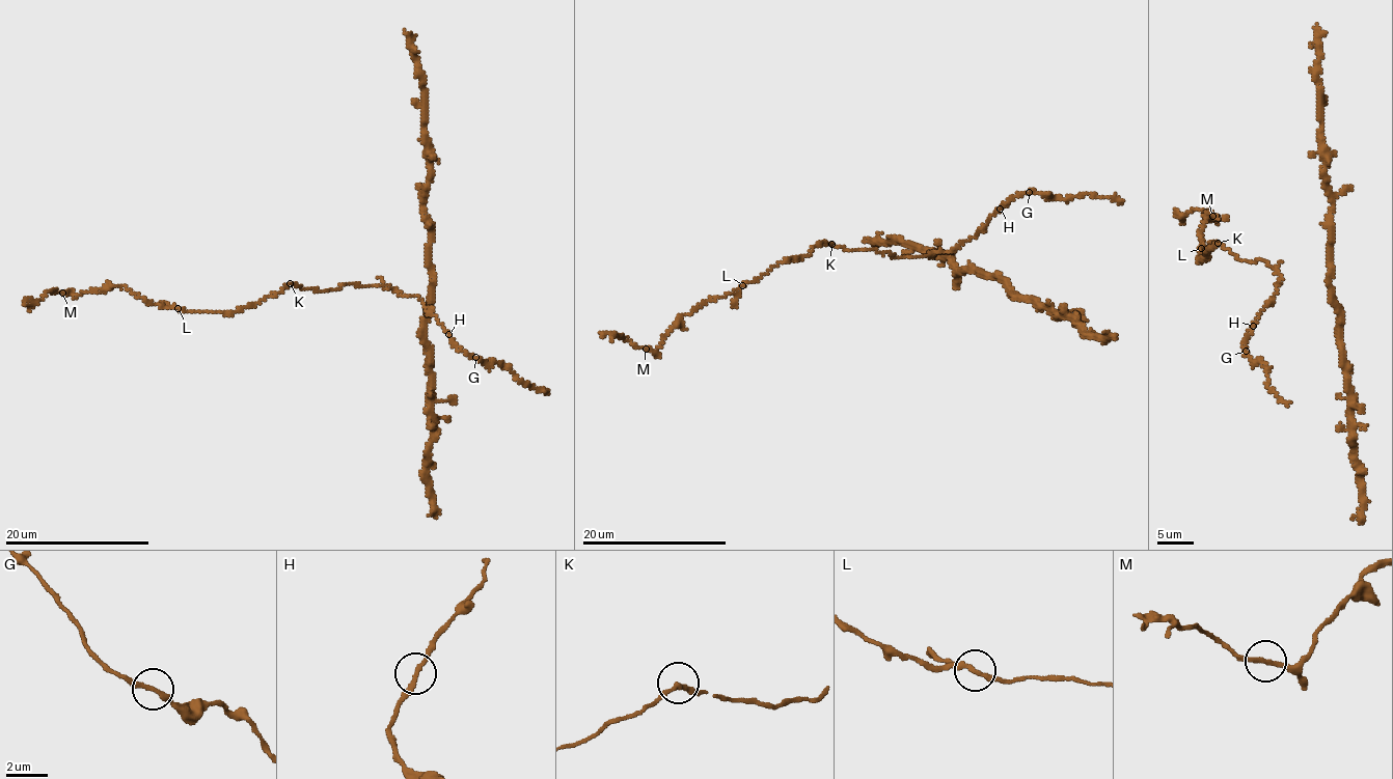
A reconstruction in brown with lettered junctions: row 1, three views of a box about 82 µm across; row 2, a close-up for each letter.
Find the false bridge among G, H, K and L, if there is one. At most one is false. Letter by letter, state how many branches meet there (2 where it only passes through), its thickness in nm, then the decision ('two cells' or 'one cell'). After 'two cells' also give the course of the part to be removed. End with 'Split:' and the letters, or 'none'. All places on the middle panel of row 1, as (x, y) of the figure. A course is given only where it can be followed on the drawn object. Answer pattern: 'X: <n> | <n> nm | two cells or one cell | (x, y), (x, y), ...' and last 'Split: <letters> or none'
G: 2 | 220 nm | one cell
H: 2 | 200 nm | one cell
K: 2 | 180 nm | one cell
L: 2 | 240 nm | one cell
Split: none

